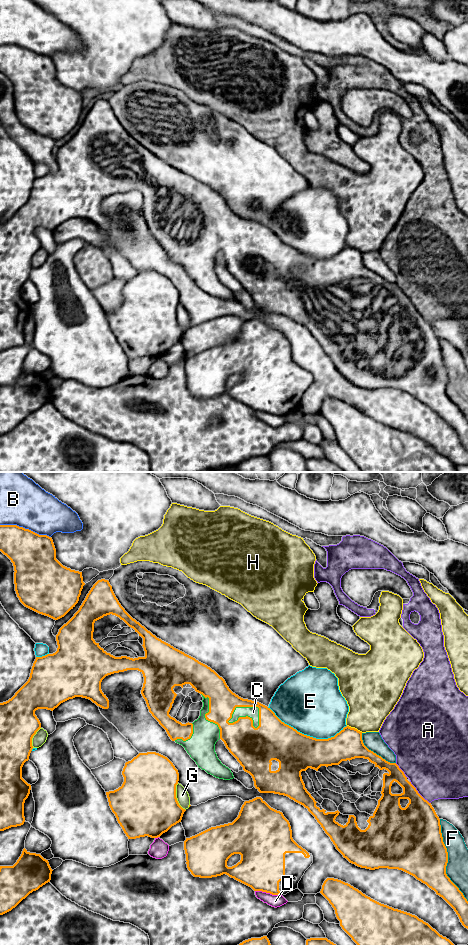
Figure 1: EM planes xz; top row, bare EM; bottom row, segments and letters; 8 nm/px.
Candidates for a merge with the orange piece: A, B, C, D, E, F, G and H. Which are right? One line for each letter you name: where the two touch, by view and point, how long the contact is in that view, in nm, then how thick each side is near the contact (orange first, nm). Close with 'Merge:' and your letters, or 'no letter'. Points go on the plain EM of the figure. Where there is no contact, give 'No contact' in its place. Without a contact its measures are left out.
C: Touches orange at xz (240, 226). Shared border 280 nm. Thickness 280 nm (orange) against 100 nm
Merge: C

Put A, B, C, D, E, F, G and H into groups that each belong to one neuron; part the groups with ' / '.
A / B / C / D / E / F H / G

